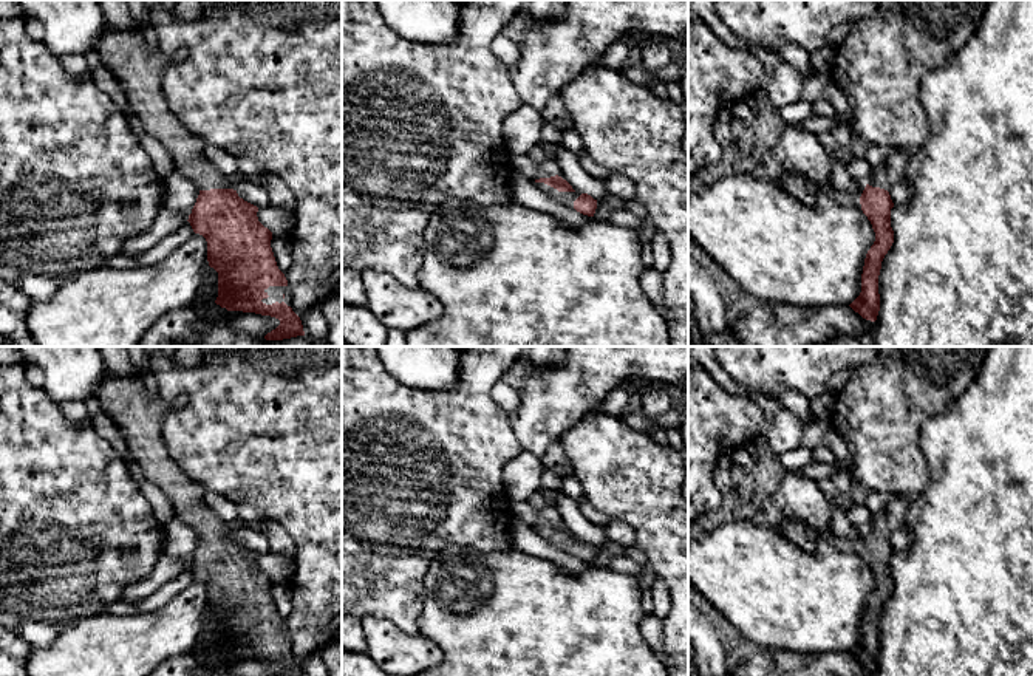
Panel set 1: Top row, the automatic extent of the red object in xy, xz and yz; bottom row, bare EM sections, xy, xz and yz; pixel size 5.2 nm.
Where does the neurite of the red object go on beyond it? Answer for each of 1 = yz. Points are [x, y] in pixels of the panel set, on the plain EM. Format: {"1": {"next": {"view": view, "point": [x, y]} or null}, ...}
{"1": {"next": {"view": "yz", "point": [894, 517]}}}

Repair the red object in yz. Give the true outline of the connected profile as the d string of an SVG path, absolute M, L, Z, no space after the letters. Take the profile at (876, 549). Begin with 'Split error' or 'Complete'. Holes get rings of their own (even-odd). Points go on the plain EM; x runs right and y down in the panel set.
Split error. M891 493L886 509L872 515L872 523L860 543L861 557L872 571L875 588L864 605L861 639L849 653L871 668L877 667L880 657L878 622L881 608L894 589L891 574L894 549L889 537L895 529L905 526L909 503L911 500L905 495Z

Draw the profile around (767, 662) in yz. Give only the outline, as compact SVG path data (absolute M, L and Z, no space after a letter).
M762 648L750 662L730 670L728 676L875 676L877 668L863 665L851 653L807 654Z

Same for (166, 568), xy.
M162 554L152 572L141 582L128 586L121 599L125 602L142 602L187 566L187 562Z

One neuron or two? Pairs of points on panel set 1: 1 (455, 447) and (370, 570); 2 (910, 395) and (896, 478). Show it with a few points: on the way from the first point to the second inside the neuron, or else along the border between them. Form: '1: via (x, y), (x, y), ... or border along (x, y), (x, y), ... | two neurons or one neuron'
1: via (422, 471), (371, 522), (371, 537) | one neuron
2: via (896, 415), (896, 458) | one neuron

